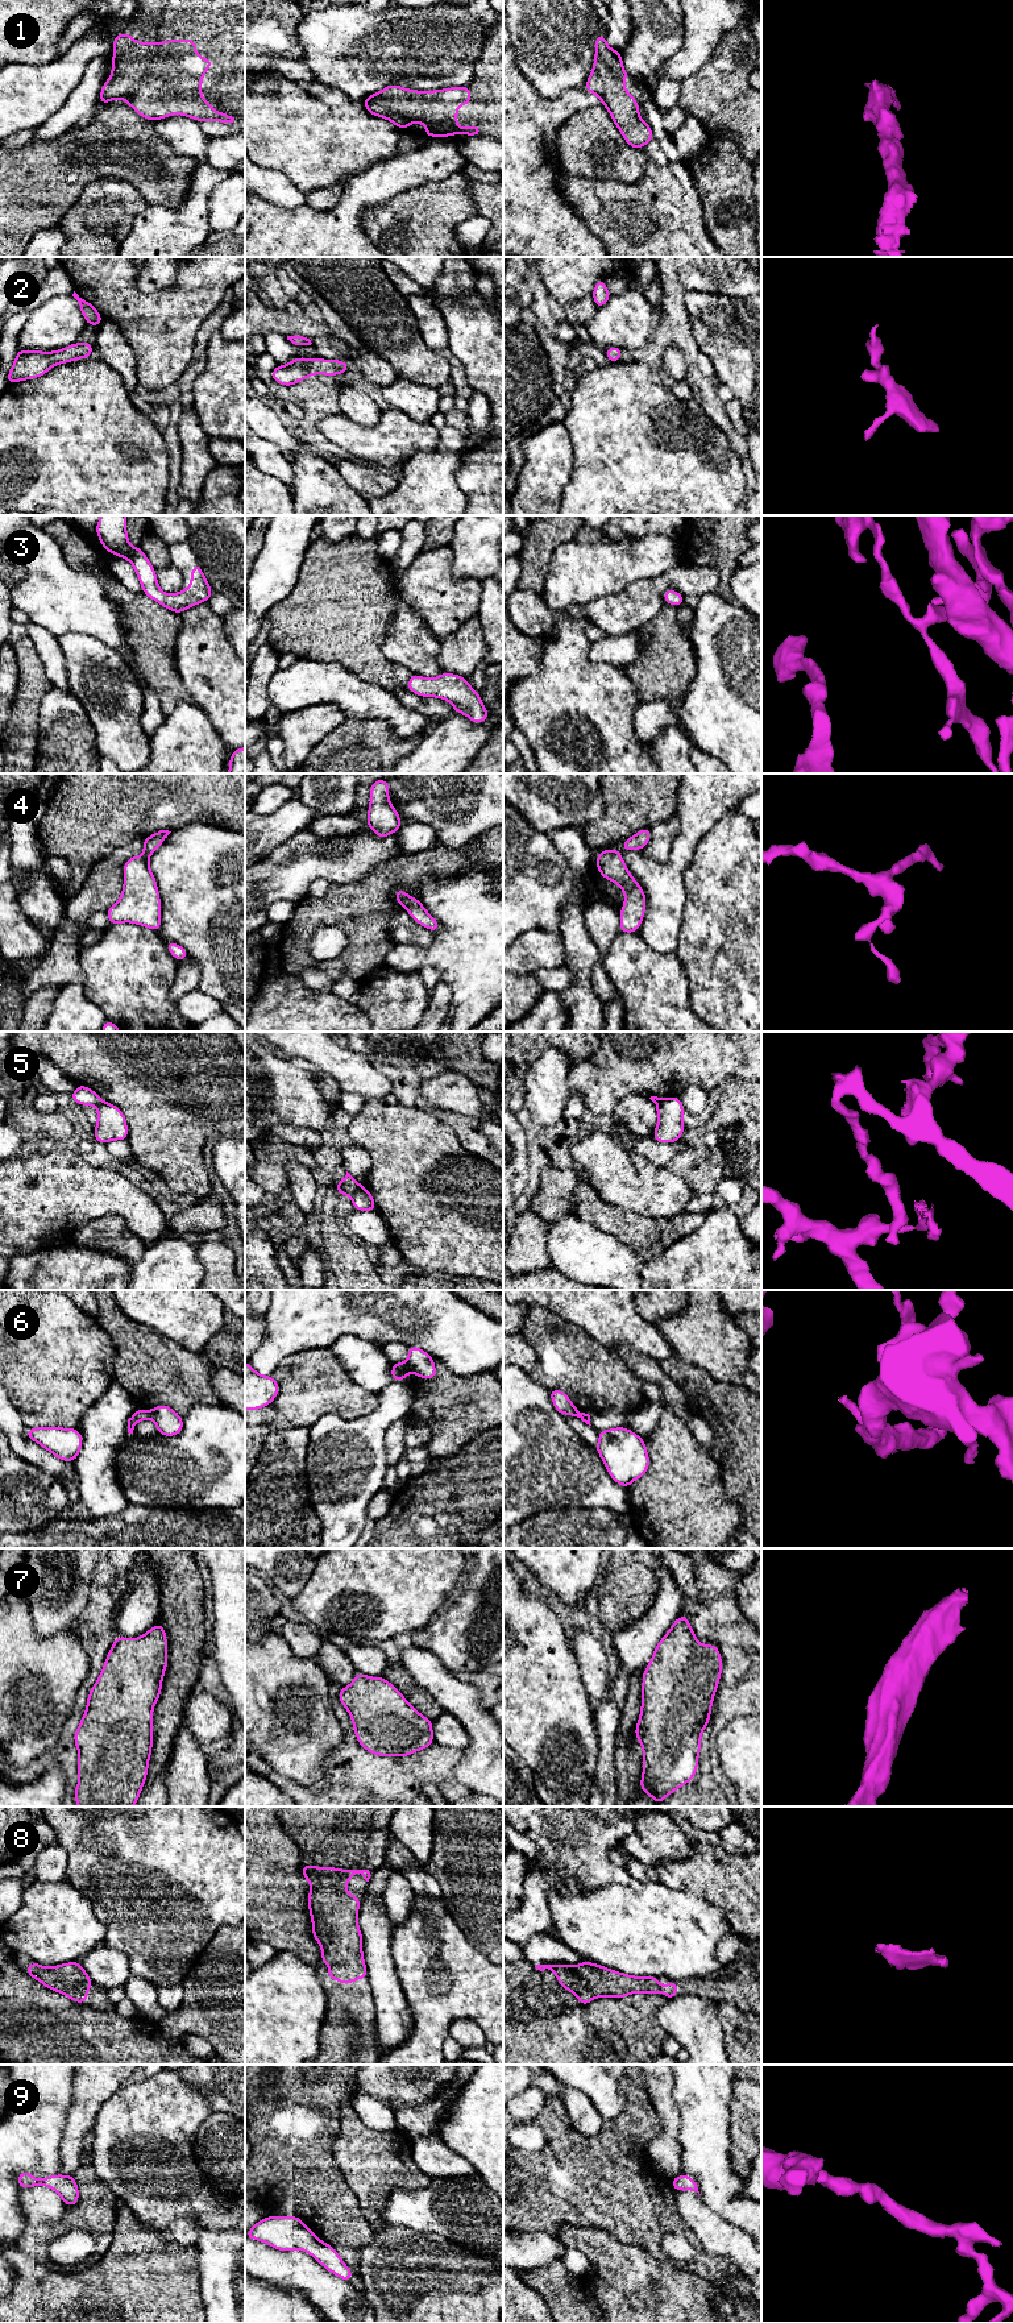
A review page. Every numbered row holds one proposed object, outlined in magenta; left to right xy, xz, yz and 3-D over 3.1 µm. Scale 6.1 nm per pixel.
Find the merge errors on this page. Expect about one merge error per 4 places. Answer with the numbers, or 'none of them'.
5, 6

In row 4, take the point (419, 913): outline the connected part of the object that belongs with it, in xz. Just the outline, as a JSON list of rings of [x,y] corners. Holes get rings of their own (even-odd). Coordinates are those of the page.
[[[402,888],[395,891],[394,897],[419,925],[432,930],[433,933],[440,929],[440,924],[425,910],[420,900],[408,896]]]

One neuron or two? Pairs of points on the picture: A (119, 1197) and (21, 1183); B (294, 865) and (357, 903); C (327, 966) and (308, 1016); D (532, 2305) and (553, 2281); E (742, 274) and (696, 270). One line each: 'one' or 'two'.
A: one
B: two
C: two
D: two
E: one

